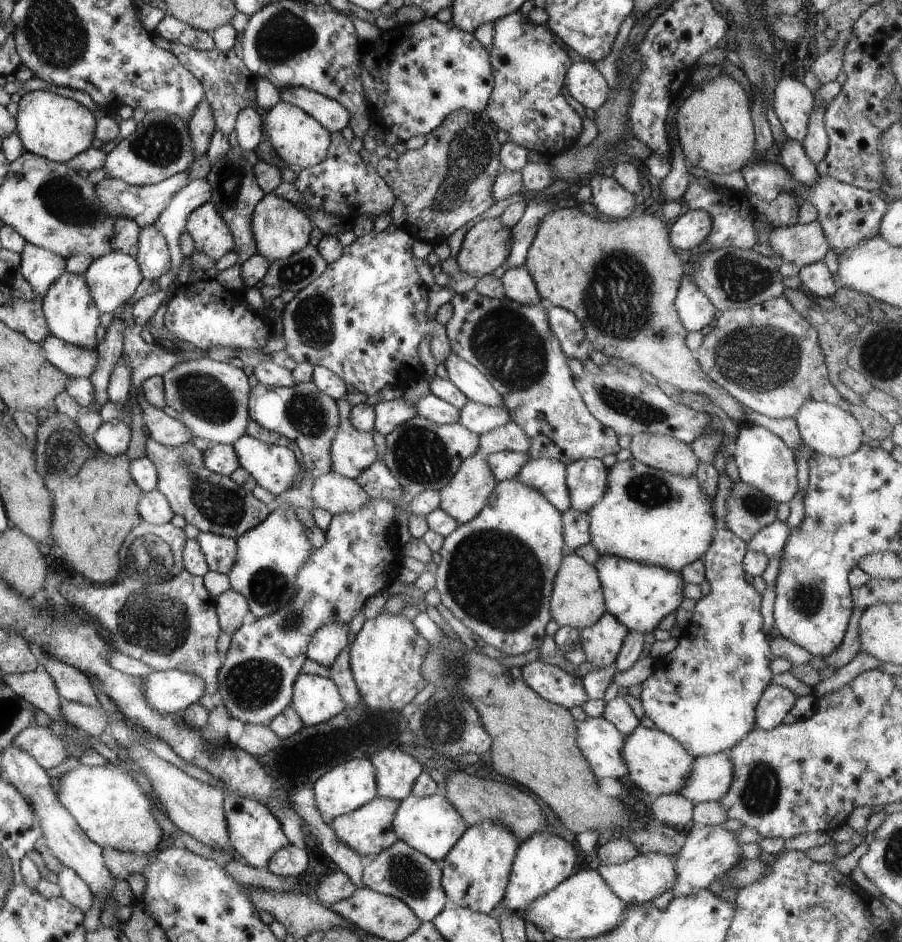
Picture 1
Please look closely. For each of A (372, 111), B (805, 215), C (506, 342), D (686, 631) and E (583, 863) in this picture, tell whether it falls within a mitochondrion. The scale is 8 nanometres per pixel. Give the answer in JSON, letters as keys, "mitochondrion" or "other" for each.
{"A":"other","B":"other","C":"mitochondrion","D":"other","E":"other"}

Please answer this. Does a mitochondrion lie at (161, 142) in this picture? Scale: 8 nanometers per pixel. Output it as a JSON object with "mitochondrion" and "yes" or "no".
{"mitochondrion":"yes"}

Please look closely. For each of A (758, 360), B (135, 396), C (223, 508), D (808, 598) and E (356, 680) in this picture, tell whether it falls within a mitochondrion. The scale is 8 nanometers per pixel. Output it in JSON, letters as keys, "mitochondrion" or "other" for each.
{"A":"mitochondrion","B":"other","C":"mitochondrion","D":"mitochondrion","E":"other"}

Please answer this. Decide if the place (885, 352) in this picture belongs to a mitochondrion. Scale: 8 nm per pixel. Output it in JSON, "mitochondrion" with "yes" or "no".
{"mitochondrion":"yes"}

